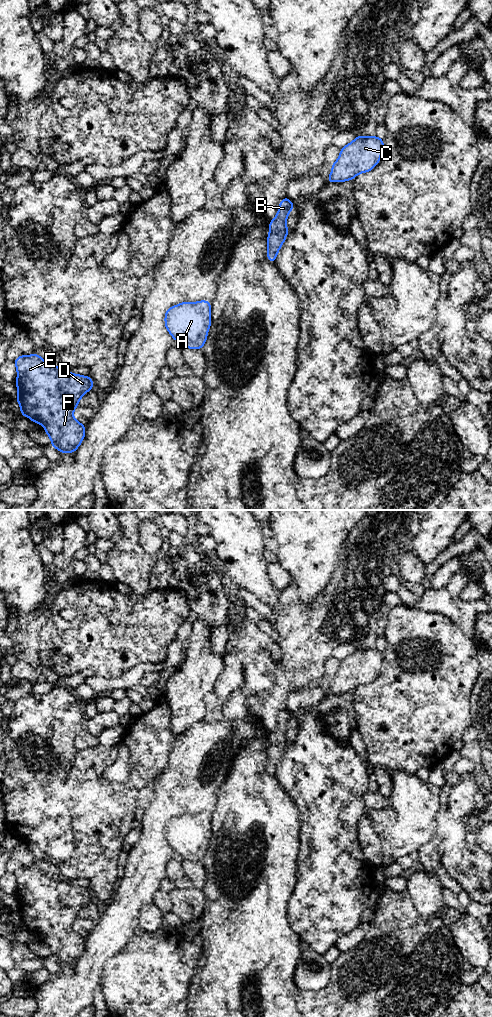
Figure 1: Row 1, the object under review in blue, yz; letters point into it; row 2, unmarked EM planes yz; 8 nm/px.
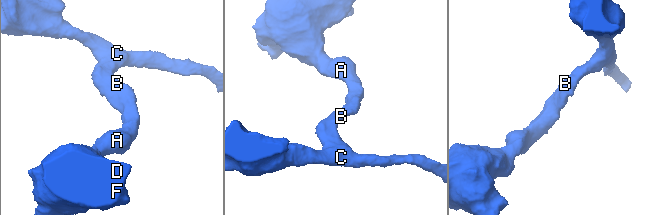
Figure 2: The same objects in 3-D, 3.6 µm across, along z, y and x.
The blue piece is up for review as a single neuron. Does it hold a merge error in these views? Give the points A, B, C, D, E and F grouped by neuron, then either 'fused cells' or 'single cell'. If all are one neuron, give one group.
groups A B C D E F; single cell

